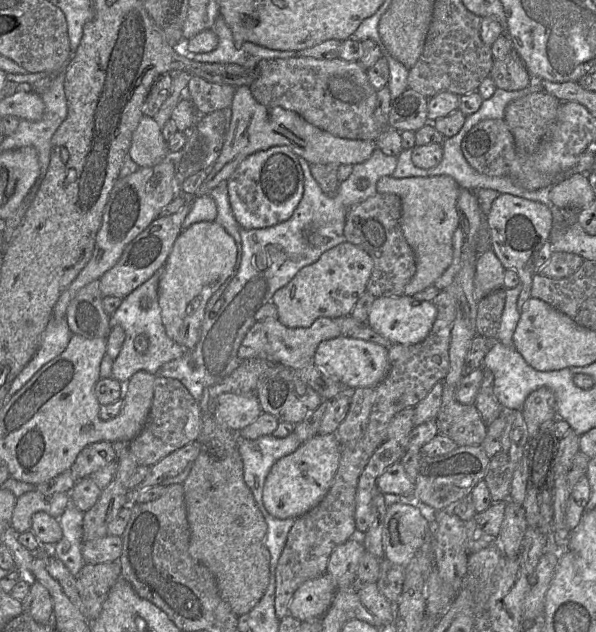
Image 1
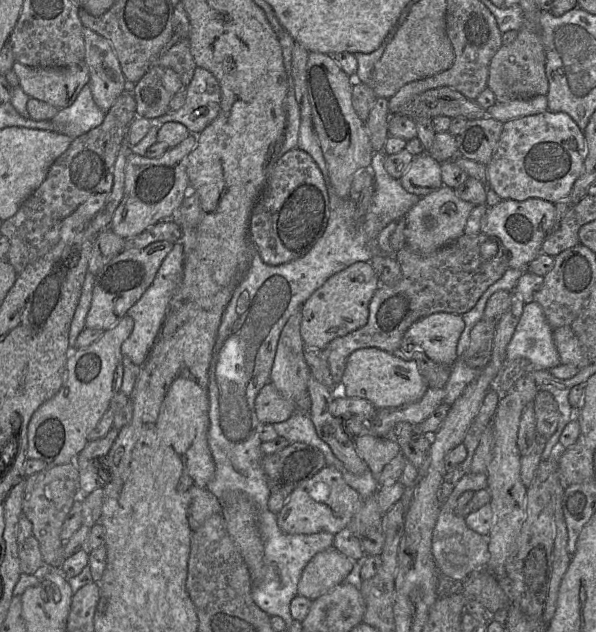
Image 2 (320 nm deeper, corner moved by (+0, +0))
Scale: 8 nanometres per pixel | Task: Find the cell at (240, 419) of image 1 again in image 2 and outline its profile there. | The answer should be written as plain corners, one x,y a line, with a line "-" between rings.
266,384
255,399
255,410
262,424
274,424
289,419
297,410
296,405
285,398
272,384

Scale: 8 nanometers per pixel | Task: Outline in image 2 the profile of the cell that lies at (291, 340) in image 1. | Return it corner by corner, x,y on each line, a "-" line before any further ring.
482,232
462,234
427,255
416,253
407,246
395,253
401,268
401,280
391,287
380,284
370,301
366,325
333,339
323,350
333,381
339,386
339,390
347,359
354,351
372,347
393,353
400,348
405,332
419,319
440,312
462,315
475,306
488,287
498,281
508,269
507,251
500,241
493,258
486,260
481,257
480,247
489,238
495,237

